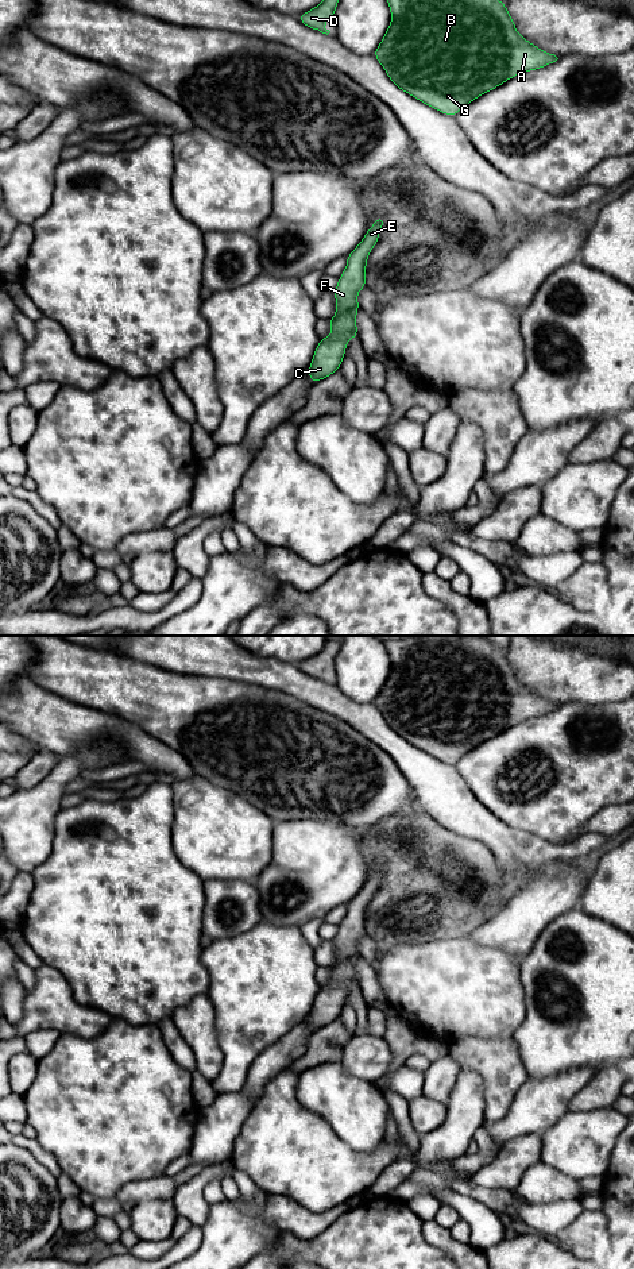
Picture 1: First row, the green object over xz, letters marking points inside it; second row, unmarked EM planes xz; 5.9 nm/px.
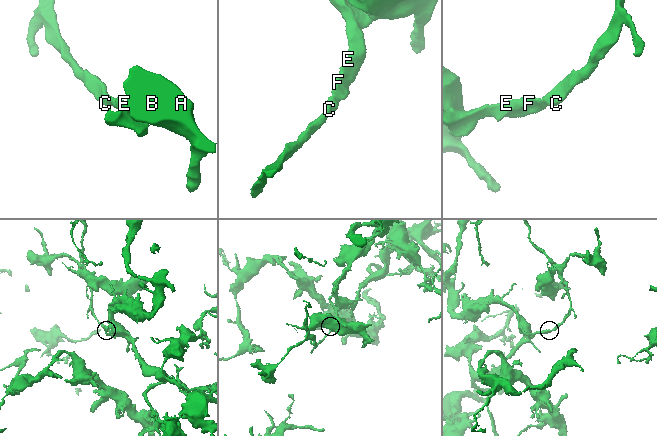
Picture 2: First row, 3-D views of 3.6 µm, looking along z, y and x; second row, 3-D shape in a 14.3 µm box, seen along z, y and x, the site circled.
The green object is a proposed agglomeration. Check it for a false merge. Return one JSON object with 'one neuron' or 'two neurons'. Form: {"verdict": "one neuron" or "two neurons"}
{"verdict": "one neuron"}

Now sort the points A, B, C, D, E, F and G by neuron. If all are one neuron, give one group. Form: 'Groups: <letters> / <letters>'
Groups: A B C D E F G

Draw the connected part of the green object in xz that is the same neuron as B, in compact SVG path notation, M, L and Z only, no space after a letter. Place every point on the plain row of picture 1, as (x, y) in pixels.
M410 636L384 647L391 671L372 703L401 738L448 764L505 729L558 707L522 686L506 651L483 636Z

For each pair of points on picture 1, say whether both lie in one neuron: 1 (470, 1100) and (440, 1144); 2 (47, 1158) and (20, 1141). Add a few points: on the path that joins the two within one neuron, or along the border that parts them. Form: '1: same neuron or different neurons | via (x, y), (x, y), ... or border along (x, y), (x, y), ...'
1: same neuron | via (466, 1111), (462, 1122), (451, 1133)
2: same neuron | via (41, 1154), (27, 1144)

